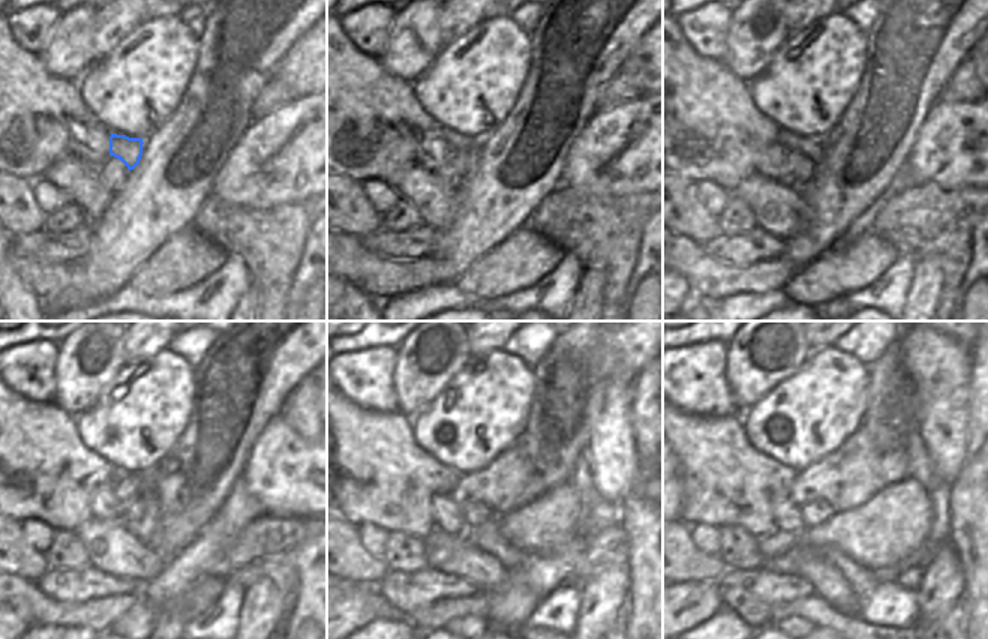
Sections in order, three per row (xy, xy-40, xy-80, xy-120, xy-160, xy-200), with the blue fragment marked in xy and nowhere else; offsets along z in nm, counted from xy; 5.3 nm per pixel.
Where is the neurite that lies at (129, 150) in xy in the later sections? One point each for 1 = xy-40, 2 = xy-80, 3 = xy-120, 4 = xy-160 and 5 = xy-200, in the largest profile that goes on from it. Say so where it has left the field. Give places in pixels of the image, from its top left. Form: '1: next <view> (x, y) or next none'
1: next xy-40 (470, 159)
2: next xy-80 (807, 168)
3: next xy-120 (137, 509)
4: next xy-160 (477, 513)
5: next xy-200 (814, 513)

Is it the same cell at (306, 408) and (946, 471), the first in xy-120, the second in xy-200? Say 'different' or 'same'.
different

